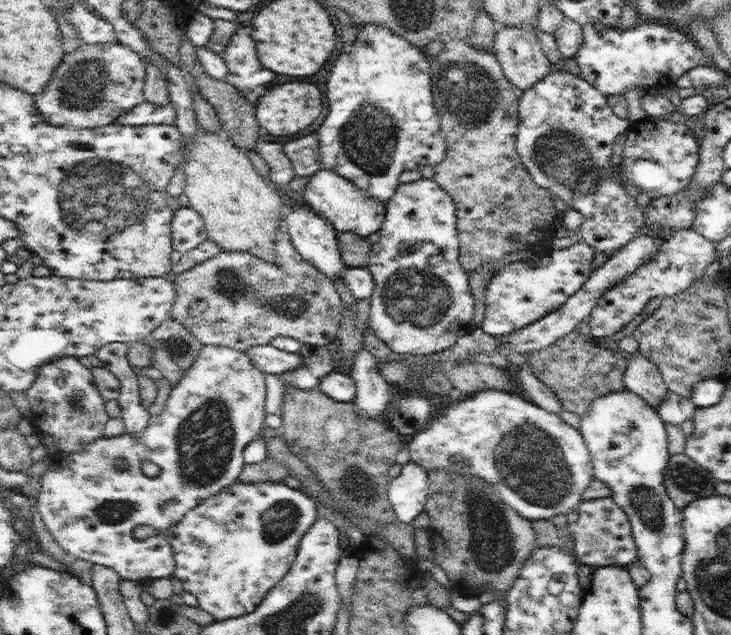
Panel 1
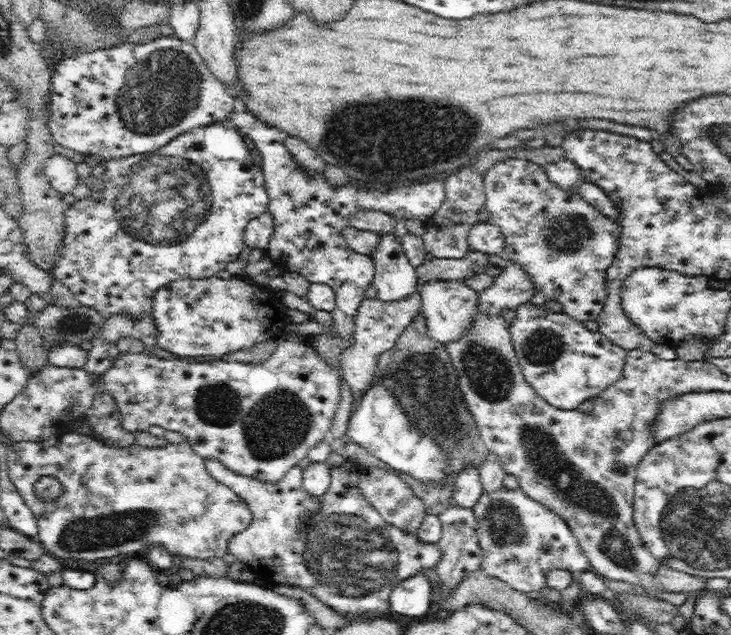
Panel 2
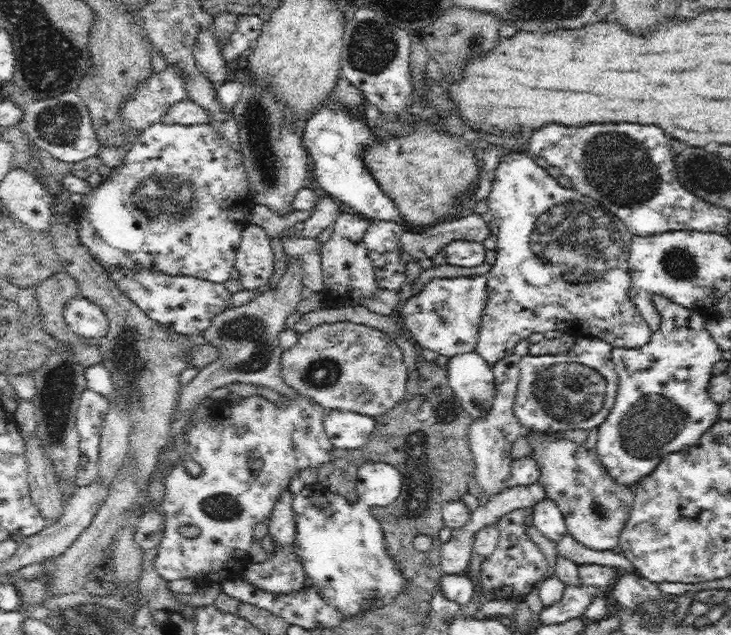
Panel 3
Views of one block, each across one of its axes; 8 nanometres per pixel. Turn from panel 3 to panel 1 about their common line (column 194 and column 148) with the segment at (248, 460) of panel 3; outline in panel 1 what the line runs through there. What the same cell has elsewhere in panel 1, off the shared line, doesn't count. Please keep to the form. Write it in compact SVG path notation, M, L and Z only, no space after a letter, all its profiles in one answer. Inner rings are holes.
M203 345L201 351L198 353L198 358L196 358L196 361L192 364L192 368L173 386L165 402L163 412L160 415L150 417L149 424L146 425L146 428L144 428L137 437L133 438L133 436L126 433L110 438L102 436L93 440L83 451L73 452L66 458L54 457L51 468L48 468L41 476L41 489L37 498L37 508L40 518L44 521L47 529L52 533L57 544L69 555L81 558L94 565L109 566L118 572L122 579L142 583L148 579L171 578L175 573L176 565L174 551L165 532L175 524L178 524L190 510L196 509L198 504L202 503L203 500L222 492L225 488L232 486L237 481L245 465L243 459L244 449L254 440L254 437L260 433L260 430L262 430L265 425L266 393L265 374L250 361L245 351L227 346ZM120 459L127 462L126 468L119 468L119 466L117 466L117 460L119 461ZM145 460L152 462L155 466L154 472L148 474L143 470L142 466ZM140 524L152 526L152 528L156 529L158 534L154 534L146 539L136 539L133 537L132 532L133 529L136 528L136 526L140 526Z

